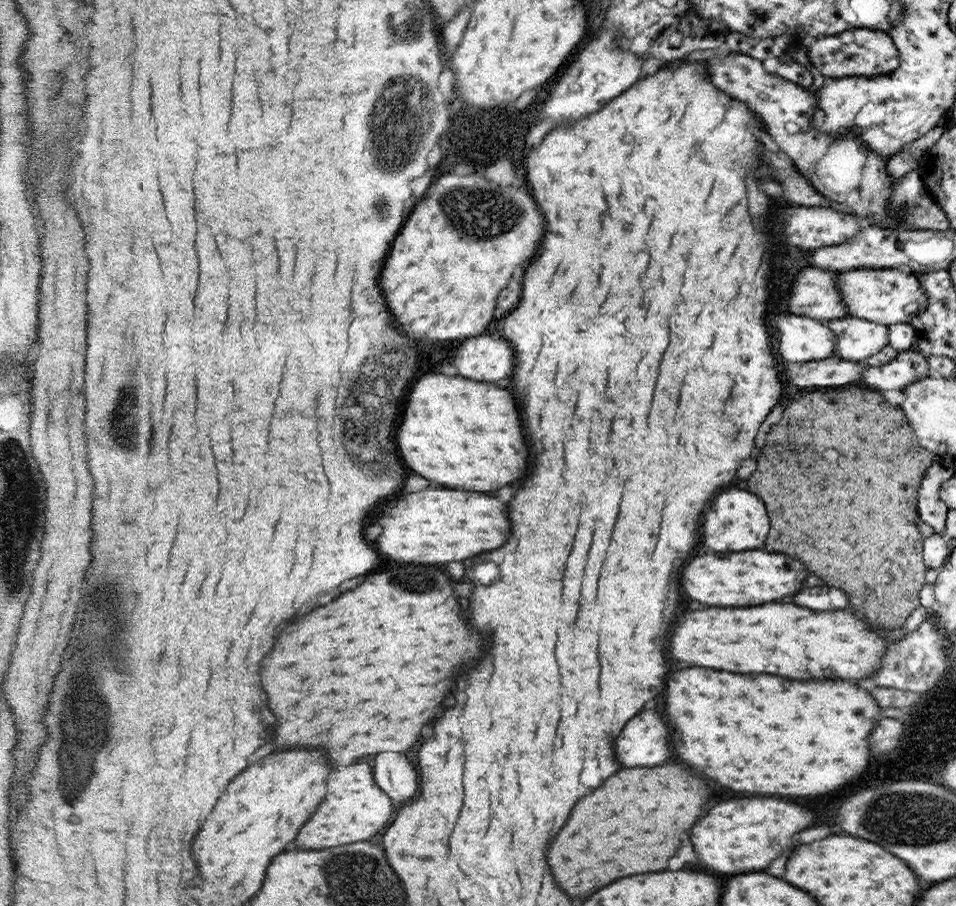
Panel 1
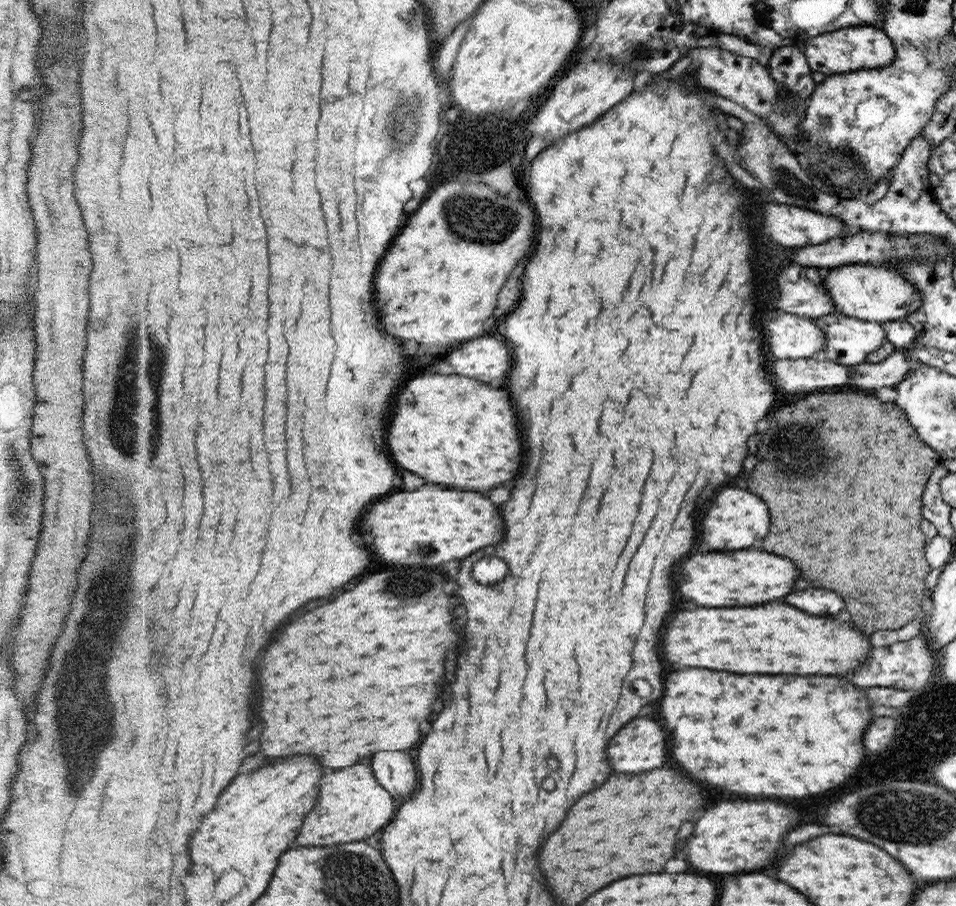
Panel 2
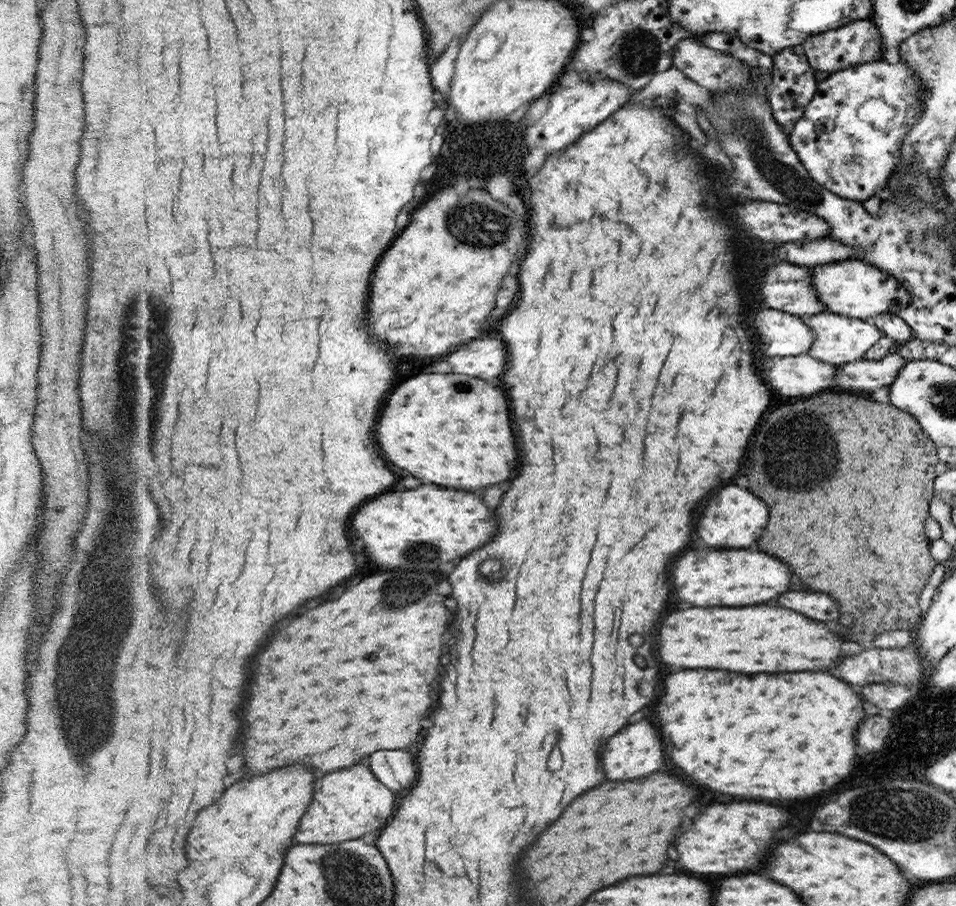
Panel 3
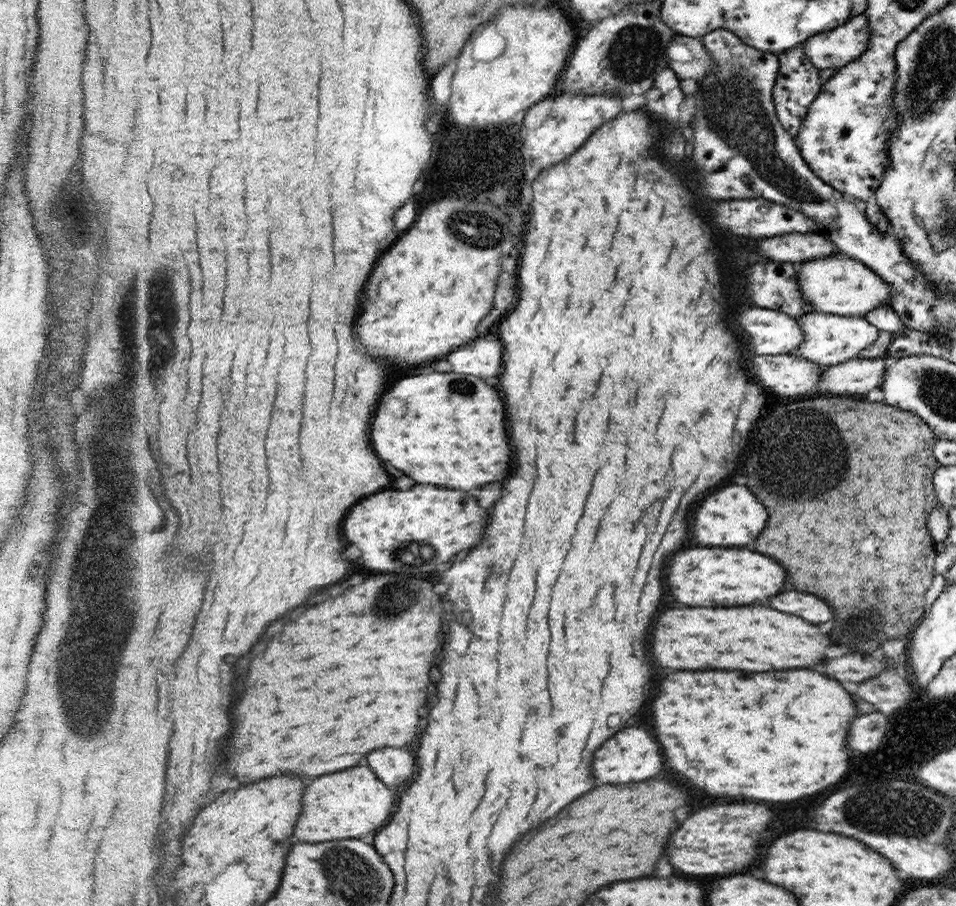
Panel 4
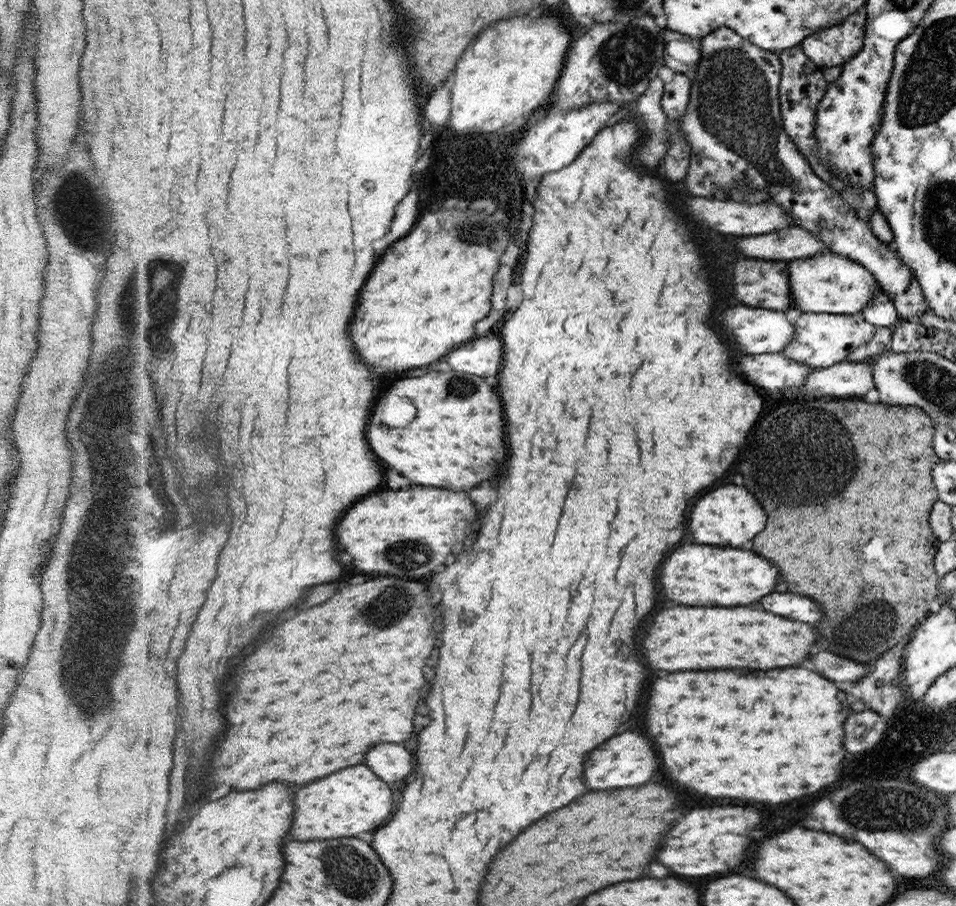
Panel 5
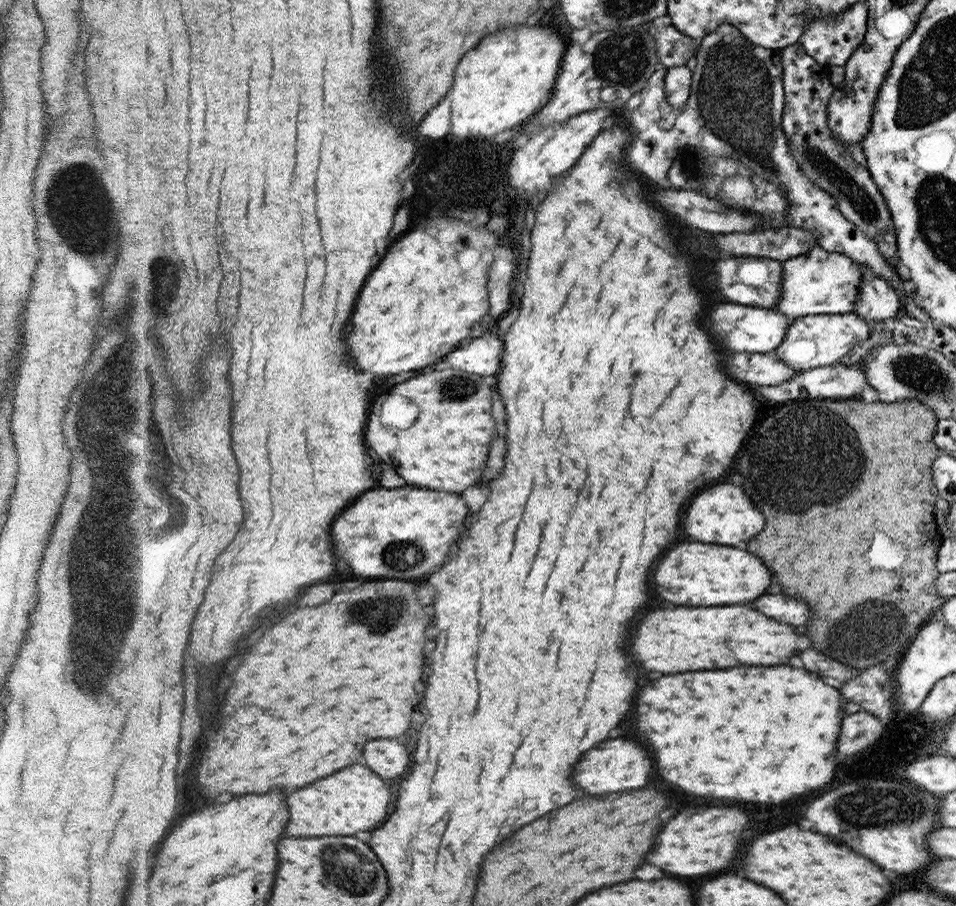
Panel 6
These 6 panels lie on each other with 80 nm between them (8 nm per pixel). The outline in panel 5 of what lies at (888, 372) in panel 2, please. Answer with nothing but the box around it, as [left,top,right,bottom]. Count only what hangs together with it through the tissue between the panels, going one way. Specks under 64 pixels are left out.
[788,360,875,396]

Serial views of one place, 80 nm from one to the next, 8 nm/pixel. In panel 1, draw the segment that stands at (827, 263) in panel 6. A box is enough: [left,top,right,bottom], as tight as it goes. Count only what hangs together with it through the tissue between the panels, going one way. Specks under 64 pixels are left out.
[837,268,929,326]

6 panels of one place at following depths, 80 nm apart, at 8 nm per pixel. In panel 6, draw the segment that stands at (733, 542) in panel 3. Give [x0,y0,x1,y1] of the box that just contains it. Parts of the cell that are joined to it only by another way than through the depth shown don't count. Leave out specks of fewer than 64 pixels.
[684,484,764,546]

